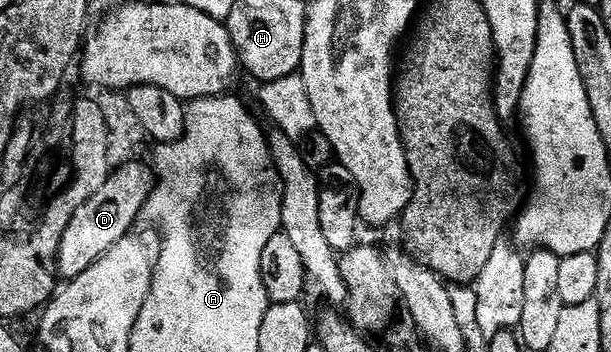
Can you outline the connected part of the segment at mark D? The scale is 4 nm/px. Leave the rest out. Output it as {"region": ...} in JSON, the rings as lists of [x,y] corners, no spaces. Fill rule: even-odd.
{"region":[[[138,160],[114,169],[106,184],[75,212],[70,224],[65,226],[57,253],[57,272],[62,279],[68,280],[79,276],[79,272],[87,272],[87,268],[91,268],[91,264],[95,264],[95,260],[99,260],[99,256],[107,252],[107,248],[129,237],[155,184],[152,169],[148,169],[143,163],[144,161]]]}

